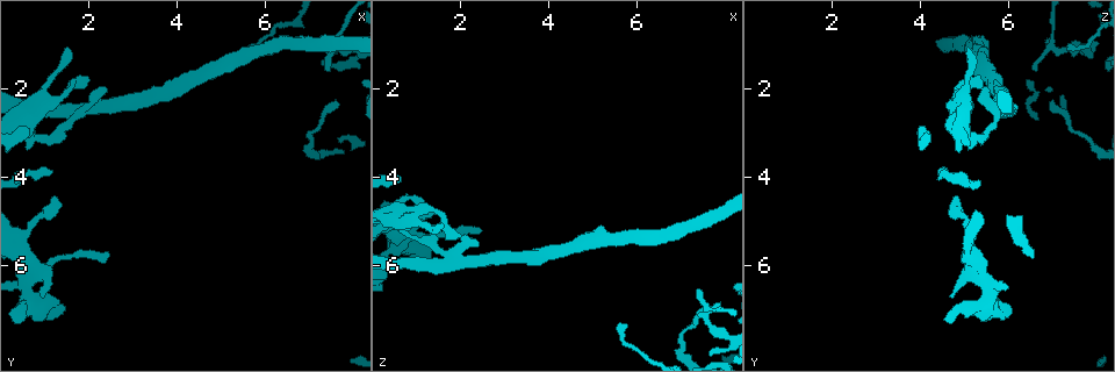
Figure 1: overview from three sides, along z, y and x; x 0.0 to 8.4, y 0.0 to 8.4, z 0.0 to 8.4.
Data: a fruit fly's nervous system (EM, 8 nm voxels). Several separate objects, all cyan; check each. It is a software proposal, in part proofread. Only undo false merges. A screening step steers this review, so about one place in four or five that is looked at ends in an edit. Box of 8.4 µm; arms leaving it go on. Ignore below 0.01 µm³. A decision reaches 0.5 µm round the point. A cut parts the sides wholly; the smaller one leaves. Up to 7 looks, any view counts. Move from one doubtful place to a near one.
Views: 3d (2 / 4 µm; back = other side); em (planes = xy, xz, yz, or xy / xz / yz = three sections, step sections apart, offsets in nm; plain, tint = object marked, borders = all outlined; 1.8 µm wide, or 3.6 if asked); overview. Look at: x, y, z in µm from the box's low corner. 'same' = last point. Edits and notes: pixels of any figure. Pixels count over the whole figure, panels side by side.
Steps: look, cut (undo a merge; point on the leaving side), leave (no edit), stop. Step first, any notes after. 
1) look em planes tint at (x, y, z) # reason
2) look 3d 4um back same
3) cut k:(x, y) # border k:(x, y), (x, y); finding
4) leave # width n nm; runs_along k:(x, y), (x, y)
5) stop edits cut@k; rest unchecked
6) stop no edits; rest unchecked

look em planes borders at (1.75, 2.55, 5.80) # calibre changes

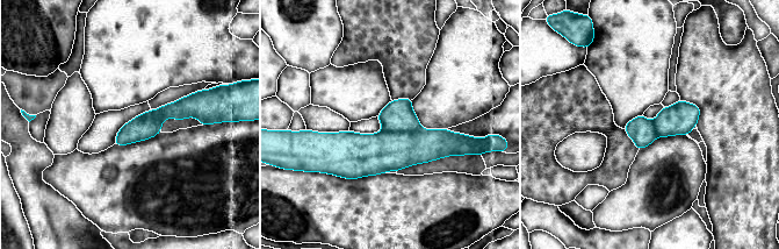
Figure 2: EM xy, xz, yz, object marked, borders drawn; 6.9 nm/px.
cut 2:(373, 154) # border 2:(420, 127), (413, 130), (382, 132); two neurons meet here

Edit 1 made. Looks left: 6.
look em planes tint at (0.65, 6.85, 5.60) # four-way junction

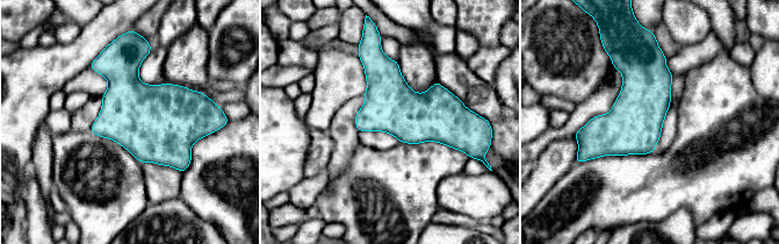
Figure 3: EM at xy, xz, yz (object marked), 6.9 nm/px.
leave # one neuron here

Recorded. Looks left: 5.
look 3d 2um at (7.55, 1.10, 7.00)

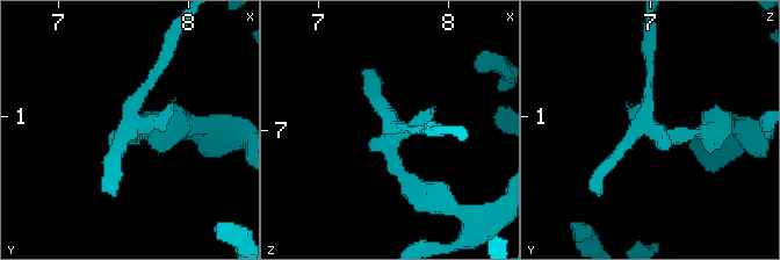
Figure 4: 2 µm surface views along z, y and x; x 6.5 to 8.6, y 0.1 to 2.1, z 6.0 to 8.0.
look em planes plain at (7.56, 1.12, 7.02)

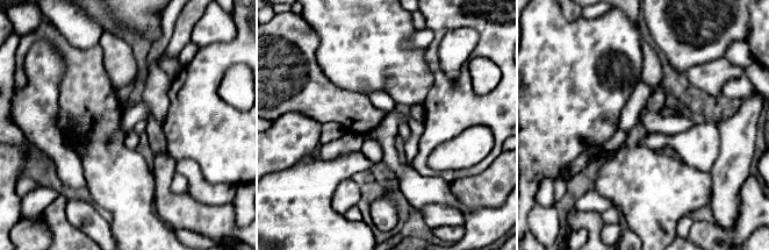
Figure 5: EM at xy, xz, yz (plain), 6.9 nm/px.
look em planes tint same # where the object lies

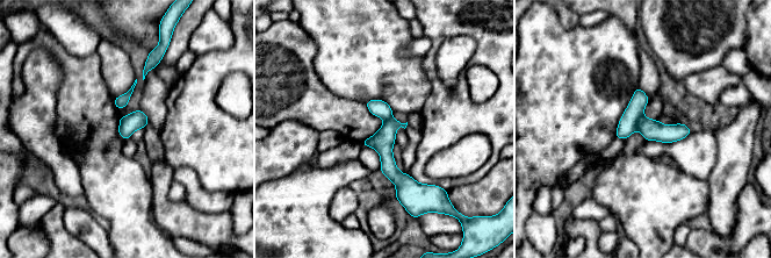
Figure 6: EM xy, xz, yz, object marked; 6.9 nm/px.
cut 6:(627, 124) # width 130 nm; two neurons meet here

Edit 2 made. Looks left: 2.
stop edits cut@2, cut@6; rest unchecked

